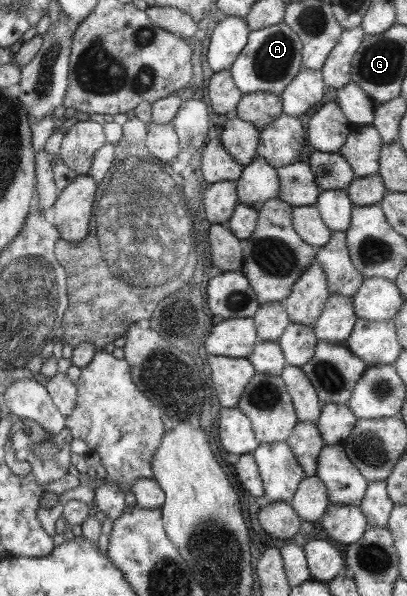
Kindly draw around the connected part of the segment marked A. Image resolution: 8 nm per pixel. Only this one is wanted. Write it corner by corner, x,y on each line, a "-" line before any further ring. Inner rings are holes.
285,22
251,31
249,43
229,70
233,75
235,85
244,95
261,91
280,96
303,71
302,49
304,47
302,38

